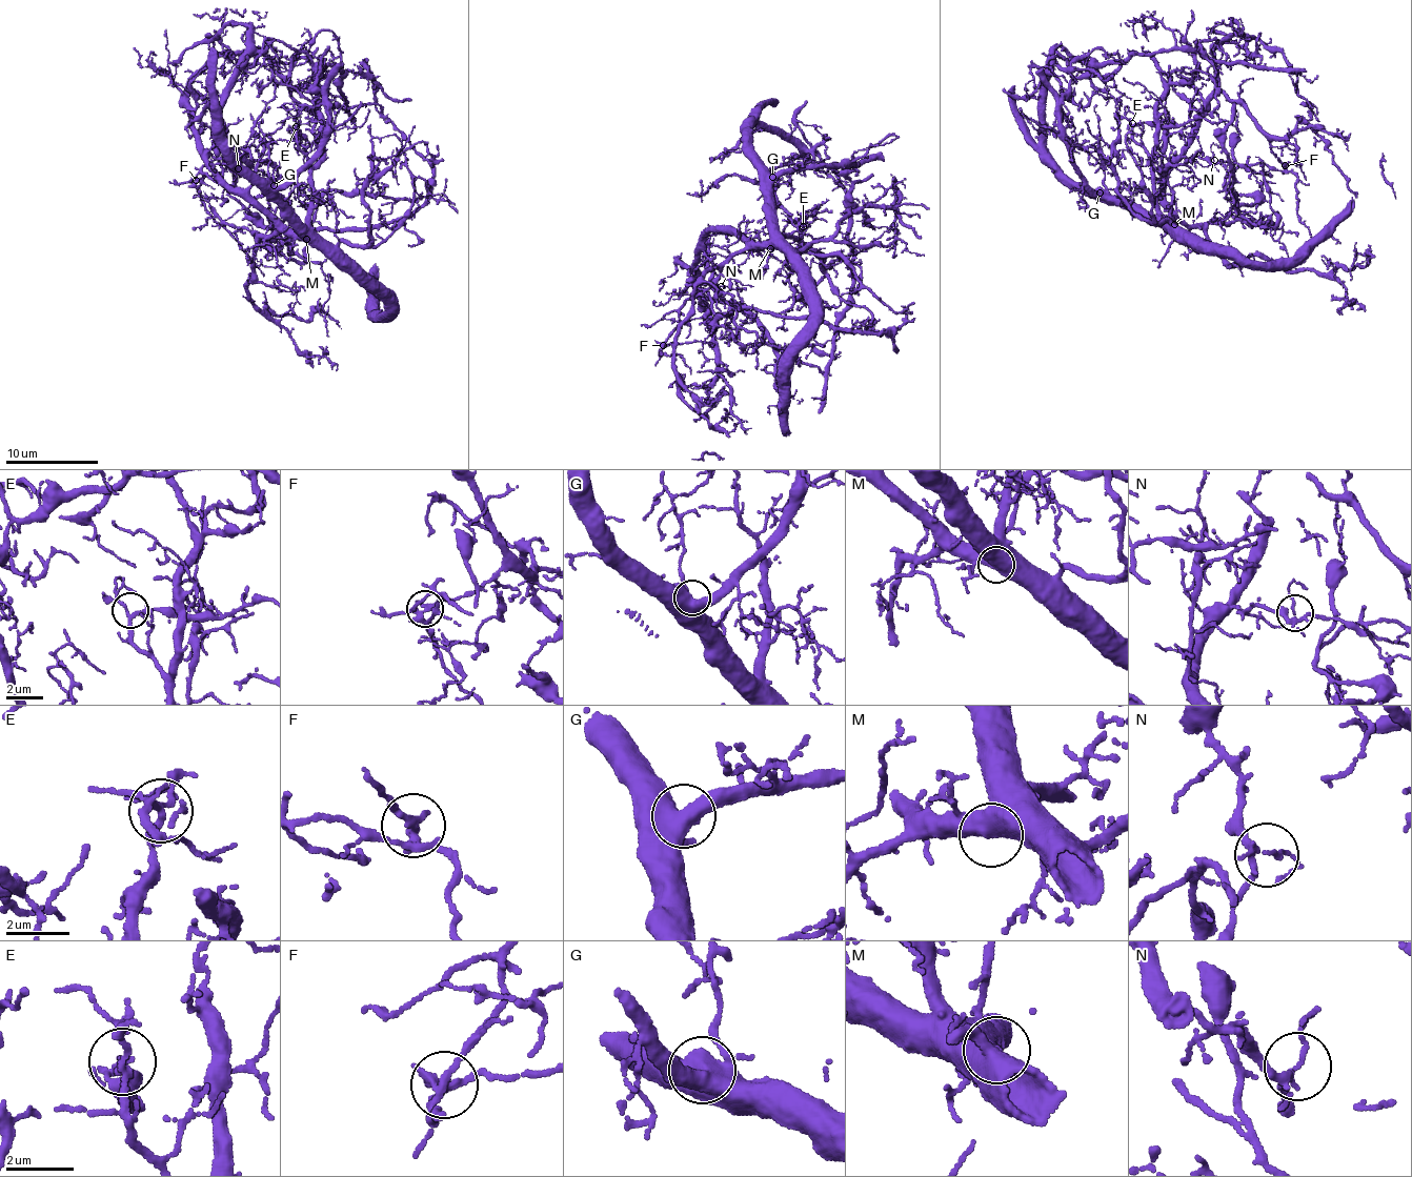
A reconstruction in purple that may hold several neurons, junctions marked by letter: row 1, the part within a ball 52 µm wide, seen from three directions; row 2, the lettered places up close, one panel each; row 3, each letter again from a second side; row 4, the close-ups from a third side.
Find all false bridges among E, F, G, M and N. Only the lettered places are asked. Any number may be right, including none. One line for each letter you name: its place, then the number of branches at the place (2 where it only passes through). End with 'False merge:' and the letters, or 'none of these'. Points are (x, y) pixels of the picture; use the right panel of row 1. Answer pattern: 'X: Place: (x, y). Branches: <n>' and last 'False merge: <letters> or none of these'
F: Place: (1285, 165). Branches: 3
False merge: F

